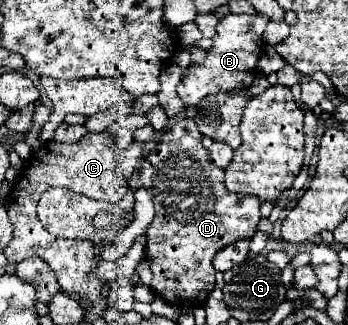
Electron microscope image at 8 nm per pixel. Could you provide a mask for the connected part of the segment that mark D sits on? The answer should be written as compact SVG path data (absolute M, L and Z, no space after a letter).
M192 118L178 120L158 136L154 150L150 150L140 164L142 186L152 196L156 208L154 220L146 230L148 236L146 260L152 270L150 290L164 302L174 304L178 308L196 308L208 300L212 288L216 286L214 282L216 270L212 266L214 252L218 252L218 248L224 248L234 240L252 238L260 222L260 200L256 196L238 196L238 194L226 194L222 198L214 198L212 194L208 196L208 184L222 184L224 170L208 162L206 148L202 146L200 140L202 134L198 132Z

